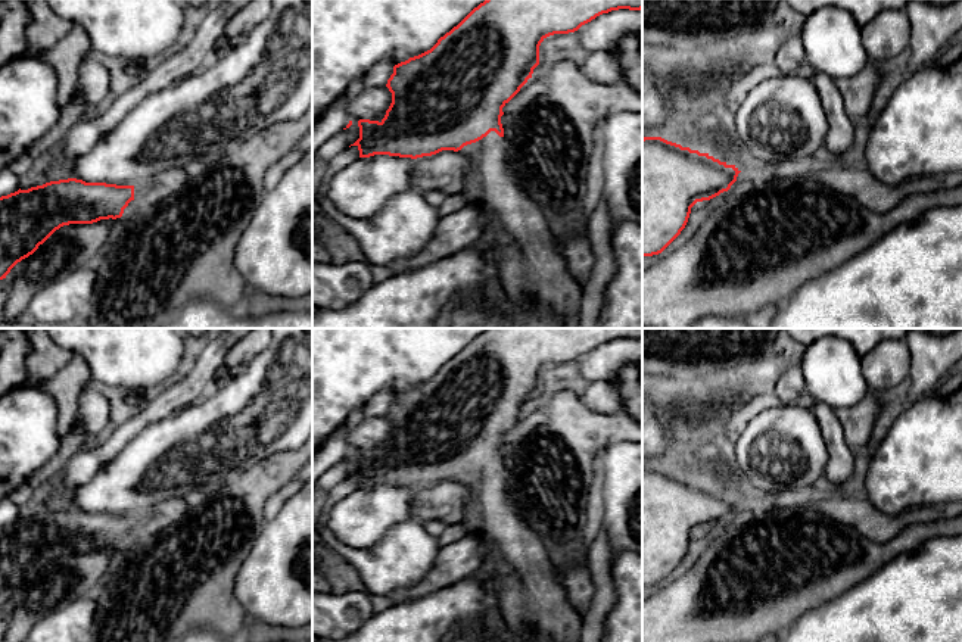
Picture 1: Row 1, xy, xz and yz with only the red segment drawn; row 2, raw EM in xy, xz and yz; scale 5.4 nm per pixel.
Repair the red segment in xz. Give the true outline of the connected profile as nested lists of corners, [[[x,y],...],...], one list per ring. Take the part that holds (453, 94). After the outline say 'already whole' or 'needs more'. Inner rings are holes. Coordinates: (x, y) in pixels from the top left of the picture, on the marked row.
[[[485,0],[430,50],[393,66],[393,74],[386,84],[392,93],[392,103],[385,118],[380,122],[359,119],[359,138],[351,144],[358,147],[359,158],[389,155],[417,159],[442,150],[460,152],[468,160],[464,193],[468,196],[468,203],[486,215],[486,228],[494,234],[488,255],[498,268],[504,294],[516,305],[527,297],[538,305],[545,305],[560,318],[563,328],[577,328],[580,324],[582,287],[558,253],[557,239],[541,206],[519,184],[510,168],[510,144],[502,138],[502,107],[532,78],[533,69],[539,65],[539,46],[547,37],[575,32],[597,16],[619,9],[641,10],[642,0]]]; needs more

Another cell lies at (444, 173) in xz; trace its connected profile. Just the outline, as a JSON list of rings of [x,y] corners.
[[[442,150],[432,156],[414,159],[411,184],[423,194],[448,197],[464,191],[467,169],[468,160],[460,152]]]

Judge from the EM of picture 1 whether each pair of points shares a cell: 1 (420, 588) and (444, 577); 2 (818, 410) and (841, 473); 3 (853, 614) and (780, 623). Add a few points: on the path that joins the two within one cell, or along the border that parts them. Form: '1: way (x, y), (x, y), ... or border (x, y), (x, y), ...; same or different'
1: way (426, 586), (438, 577); same
2: way (830, 426), (840, 457); same
3: border (824, 602), (808, 610), (791, 626); different

